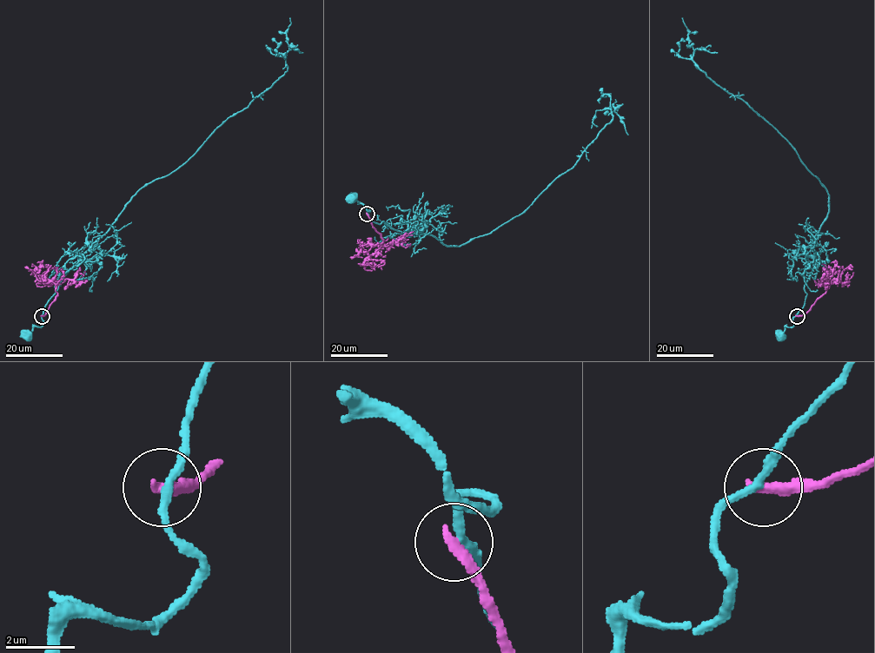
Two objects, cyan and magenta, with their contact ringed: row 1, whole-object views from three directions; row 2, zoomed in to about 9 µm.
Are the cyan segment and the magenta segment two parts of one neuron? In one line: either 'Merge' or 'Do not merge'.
Do not merge

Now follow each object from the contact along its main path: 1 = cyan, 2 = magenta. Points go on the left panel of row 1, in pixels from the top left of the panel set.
1: (42, 315), (44, 324), (42, 326), (35, 326), (26, 335)
2: (42, 315), (57, 293), (53, 282), (37, 279), (35, 271), (41, 262), (37, 262)

